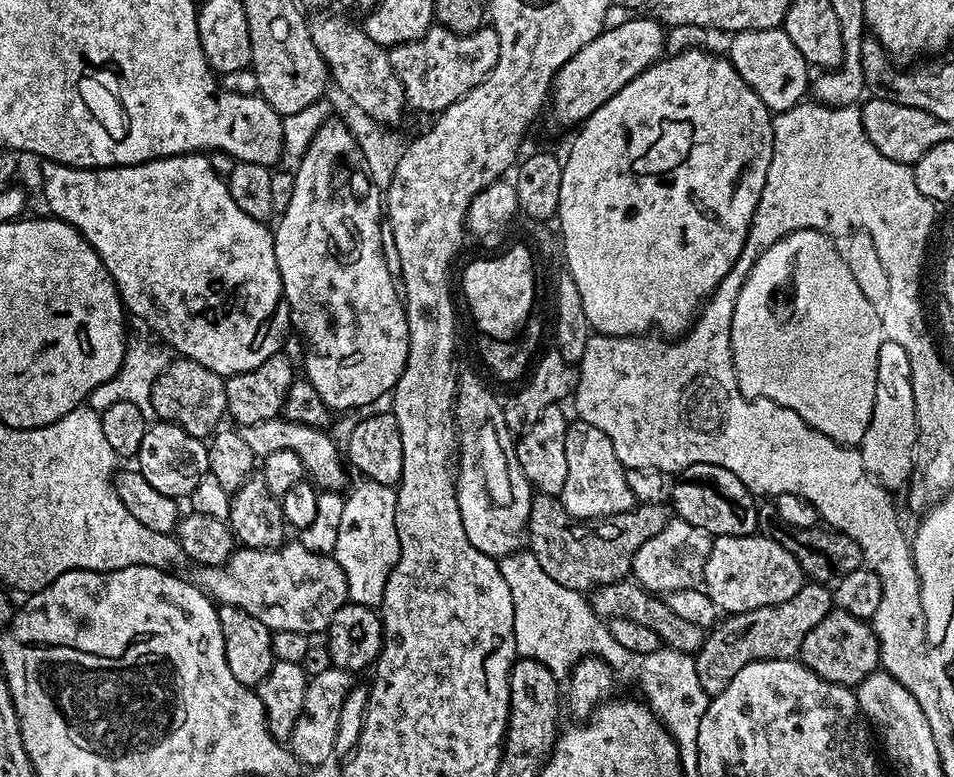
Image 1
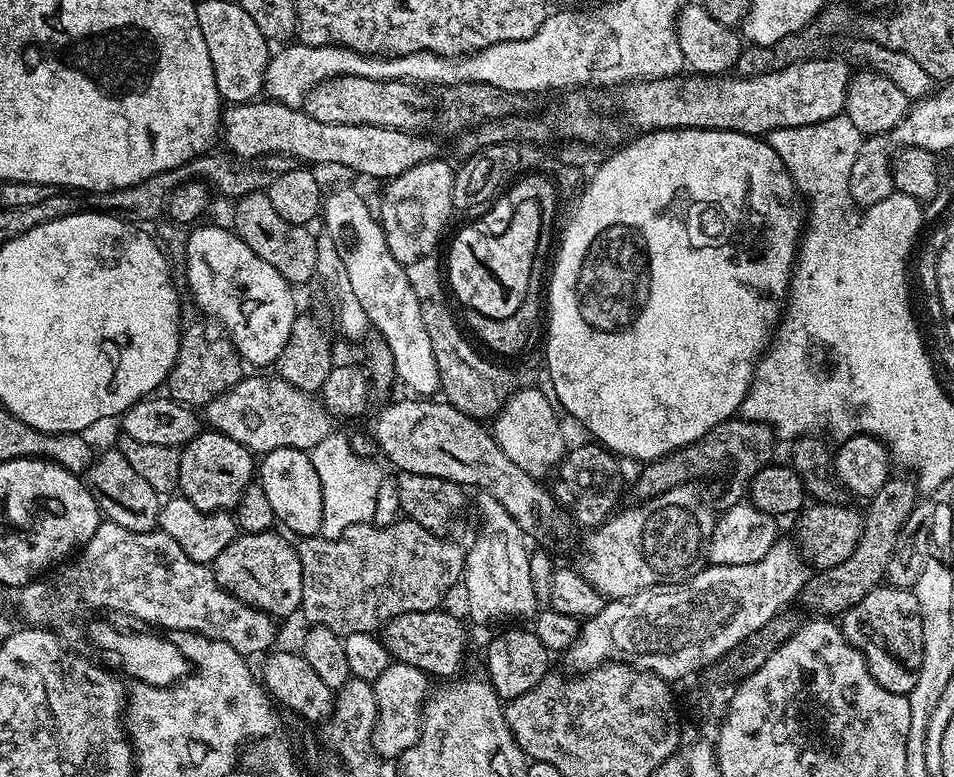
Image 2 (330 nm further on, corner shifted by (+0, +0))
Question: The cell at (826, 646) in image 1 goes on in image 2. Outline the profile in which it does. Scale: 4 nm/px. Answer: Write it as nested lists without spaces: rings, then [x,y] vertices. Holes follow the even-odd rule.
[[[881,586],[870,590],[858,606],[844,613],[842,627],[846,642],[862,654],[874,682],[899,696],[907,696],[922,670],[922,614],[911,588]]]

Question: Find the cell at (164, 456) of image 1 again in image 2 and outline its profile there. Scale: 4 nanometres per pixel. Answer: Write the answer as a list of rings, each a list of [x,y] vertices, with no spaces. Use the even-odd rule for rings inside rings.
[[[201,430],[191,442],[180,449],[179,495],[194,502],[203,512],[227,512],[240,503],[242,494],[254,483],[258,464],[254,453],[215,430]]]

